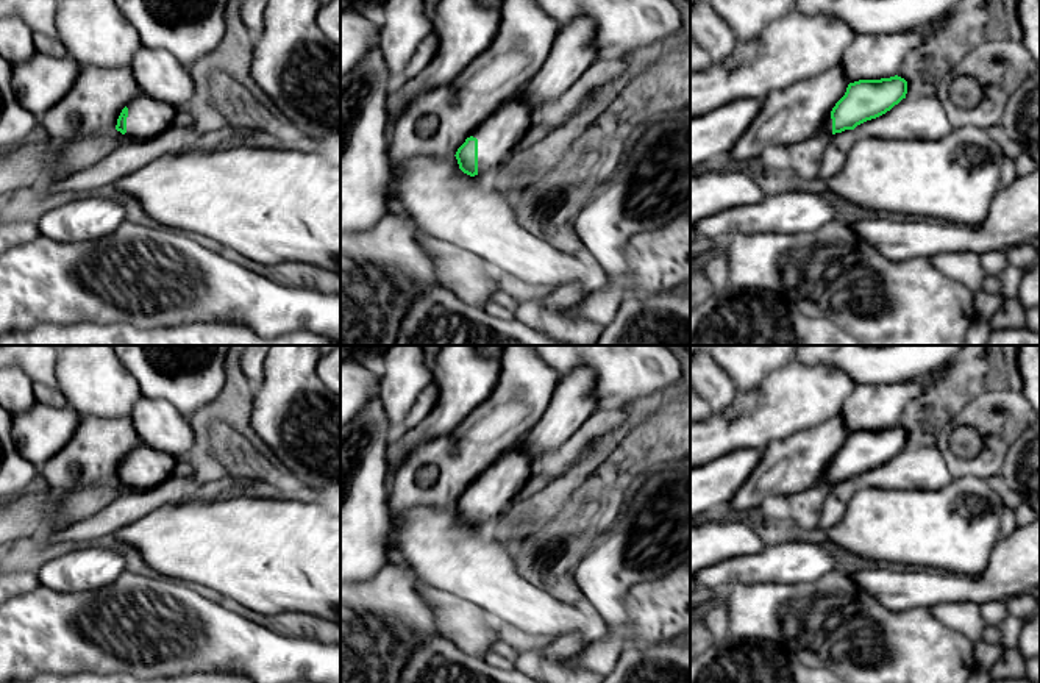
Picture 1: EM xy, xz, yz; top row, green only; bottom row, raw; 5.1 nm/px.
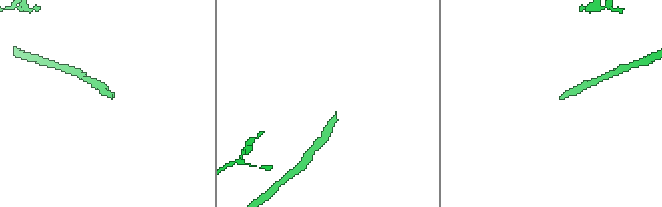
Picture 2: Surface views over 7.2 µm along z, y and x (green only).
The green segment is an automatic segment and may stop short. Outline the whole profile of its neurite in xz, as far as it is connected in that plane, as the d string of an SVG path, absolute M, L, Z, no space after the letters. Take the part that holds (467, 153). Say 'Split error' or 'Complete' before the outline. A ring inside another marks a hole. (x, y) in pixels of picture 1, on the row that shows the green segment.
Split error. M522 92L484 120L458 148L454 156L459 169L470 177L495 175L498 167L511 158L514 147L525 138L532 122L531 109Z

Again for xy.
Split error. M142 94L122 109L116 130L126 138L148 141L169 130L175 114L172 105Z

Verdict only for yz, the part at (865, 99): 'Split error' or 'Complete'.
Split error

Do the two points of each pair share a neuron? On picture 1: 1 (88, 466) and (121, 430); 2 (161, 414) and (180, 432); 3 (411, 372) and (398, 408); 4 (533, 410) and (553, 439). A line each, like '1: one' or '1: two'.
1: one
2: one
3: one
4: two

